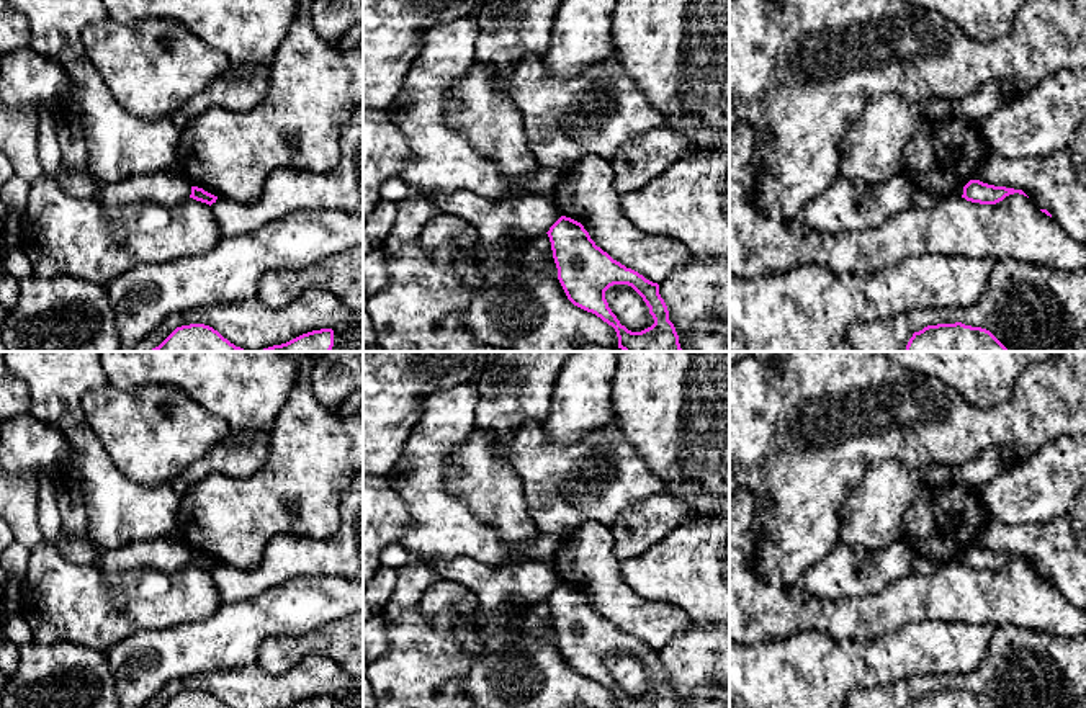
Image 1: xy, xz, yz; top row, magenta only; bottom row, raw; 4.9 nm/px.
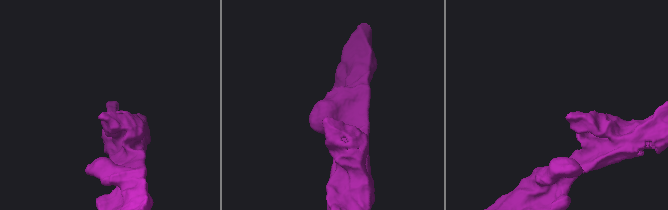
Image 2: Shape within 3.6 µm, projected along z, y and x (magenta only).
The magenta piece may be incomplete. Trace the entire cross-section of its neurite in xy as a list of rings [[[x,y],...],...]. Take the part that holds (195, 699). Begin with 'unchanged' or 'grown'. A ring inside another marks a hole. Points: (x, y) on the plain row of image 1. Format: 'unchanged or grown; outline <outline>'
unchanged; outline [[[204,690],[177,693],[164,708],[229,708],[218,697]]]

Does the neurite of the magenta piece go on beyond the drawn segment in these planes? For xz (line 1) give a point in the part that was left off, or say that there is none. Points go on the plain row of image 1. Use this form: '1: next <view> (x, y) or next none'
1: next none

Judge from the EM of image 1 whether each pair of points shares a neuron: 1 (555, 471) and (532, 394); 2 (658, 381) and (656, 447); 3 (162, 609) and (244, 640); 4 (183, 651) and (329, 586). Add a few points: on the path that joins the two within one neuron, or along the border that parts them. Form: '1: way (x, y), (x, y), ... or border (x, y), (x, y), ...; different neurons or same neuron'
1: border (542, 424), (525, 421), (509, 445); different neurons
2: way (659, 398), (659, 430); same neuron
3: border (221, 602), (203, 620), (177, 623), (159, 630); different neurons
4: way (219, 643), (262, 615), (293, 609); same neuron

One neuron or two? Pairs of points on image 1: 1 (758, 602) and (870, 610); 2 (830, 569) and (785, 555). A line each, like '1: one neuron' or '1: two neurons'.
1: one neuron
2: two neurons

